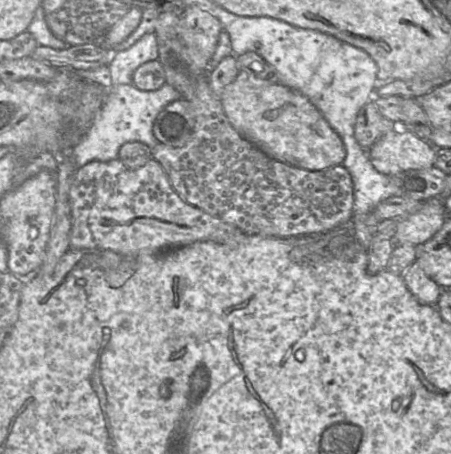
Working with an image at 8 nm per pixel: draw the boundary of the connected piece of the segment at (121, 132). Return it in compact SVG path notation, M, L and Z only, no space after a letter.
M108 66L90 70L73 70L80 78L109 88L106 100L94 118L86 135L68 153L71 161L80 168L92 161L108 162L118 158L120 147L127 142L138 141L153 149L158 142L153 134L153 123L161 110L169 103L182 98L181 93L168 83L159 89L144 91L131 84L112 86Z

